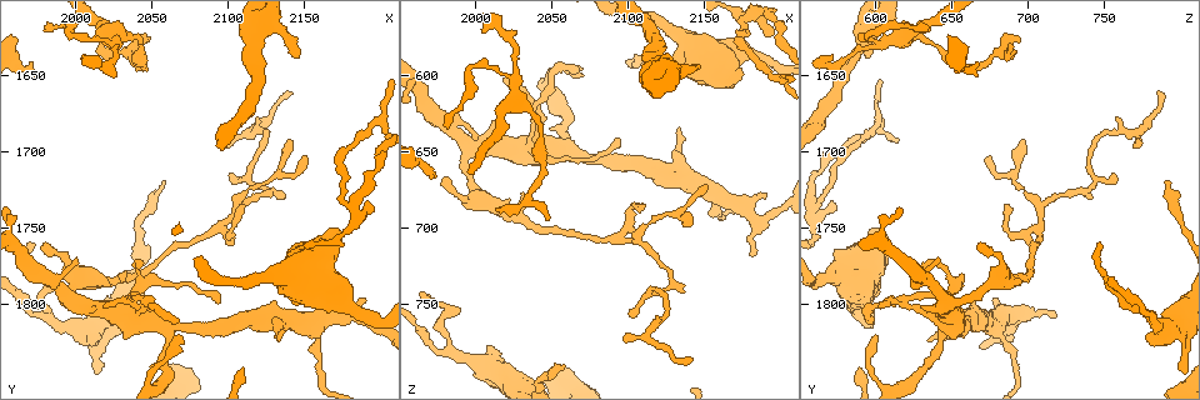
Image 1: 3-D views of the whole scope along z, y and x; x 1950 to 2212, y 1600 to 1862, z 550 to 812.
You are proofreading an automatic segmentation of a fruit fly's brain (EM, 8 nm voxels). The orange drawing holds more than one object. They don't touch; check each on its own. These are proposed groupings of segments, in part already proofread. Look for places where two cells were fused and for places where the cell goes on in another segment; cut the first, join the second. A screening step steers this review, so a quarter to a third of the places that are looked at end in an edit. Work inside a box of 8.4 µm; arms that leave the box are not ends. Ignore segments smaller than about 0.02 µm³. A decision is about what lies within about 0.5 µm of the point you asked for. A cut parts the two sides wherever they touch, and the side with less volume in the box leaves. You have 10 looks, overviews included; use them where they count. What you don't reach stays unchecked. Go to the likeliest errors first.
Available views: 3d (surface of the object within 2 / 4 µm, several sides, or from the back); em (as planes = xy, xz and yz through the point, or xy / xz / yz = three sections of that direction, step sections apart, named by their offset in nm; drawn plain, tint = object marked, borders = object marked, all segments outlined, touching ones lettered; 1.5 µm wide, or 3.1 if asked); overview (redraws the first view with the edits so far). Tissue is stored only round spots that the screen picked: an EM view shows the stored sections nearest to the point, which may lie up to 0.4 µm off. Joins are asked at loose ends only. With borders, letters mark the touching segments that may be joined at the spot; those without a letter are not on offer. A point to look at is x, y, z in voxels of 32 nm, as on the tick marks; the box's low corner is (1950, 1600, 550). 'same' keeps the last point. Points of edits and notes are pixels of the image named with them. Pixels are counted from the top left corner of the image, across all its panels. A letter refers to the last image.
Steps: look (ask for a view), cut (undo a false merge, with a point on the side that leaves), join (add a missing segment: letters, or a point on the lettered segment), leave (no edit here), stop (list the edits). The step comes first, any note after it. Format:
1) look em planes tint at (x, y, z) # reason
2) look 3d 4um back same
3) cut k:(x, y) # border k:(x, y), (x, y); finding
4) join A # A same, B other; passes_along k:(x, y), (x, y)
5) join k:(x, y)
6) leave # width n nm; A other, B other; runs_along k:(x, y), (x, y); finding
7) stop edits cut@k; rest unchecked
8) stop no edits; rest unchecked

look em planes borders at (2144, 1638, 594)

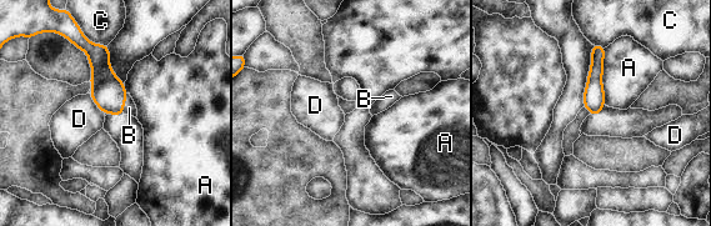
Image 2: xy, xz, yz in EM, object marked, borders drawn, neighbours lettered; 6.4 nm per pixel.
join B # width 140 nm; longest_contact A 360 nm; A other, B same, C other, D other; it goes on there

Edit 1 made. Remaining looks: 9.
look 3d 2um at (2178, 1808, 716) # an open end

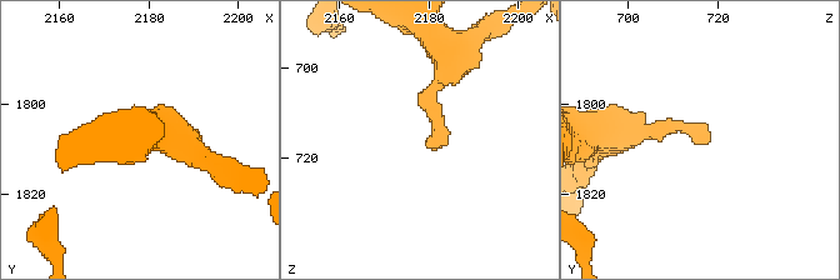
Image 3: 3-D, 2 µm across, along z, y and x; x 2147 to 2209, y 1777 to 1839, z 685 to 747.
look em 3.1um xy step 8 tint at (2179, 1807, 717)

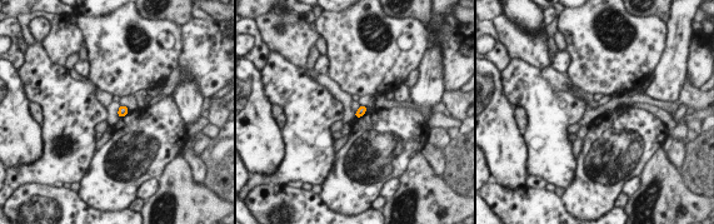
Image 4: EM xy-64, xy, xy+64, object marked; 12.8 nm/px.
look em 3.1um planes borders same

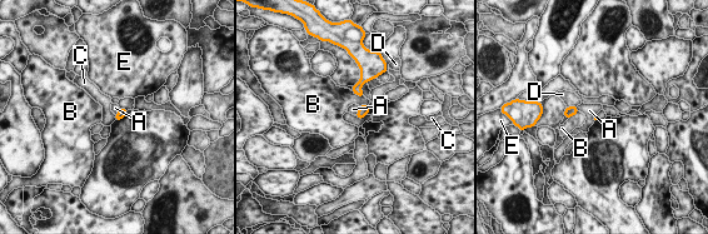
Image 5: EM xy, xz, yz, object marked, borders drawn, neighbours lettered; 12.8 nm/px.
leave # A other, B other, C other, D other, E other; border 5:(359, 106), (355, 115); none of them fits

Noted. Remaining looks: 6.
look 3d 2um at (1974, 1762, 746) # thin end

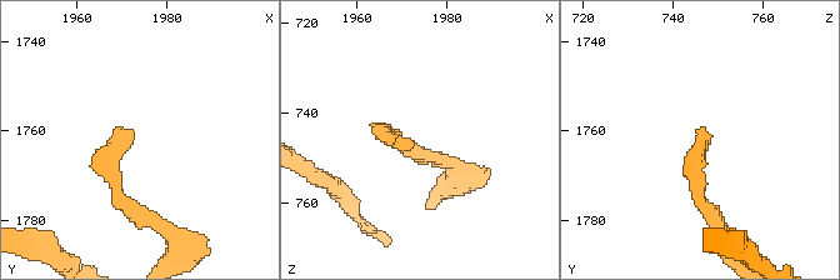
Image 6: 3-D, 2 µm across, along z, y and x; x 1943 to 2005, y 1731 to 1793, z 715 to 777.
look em planes borders at (1973, 1761, 747) # now the EM

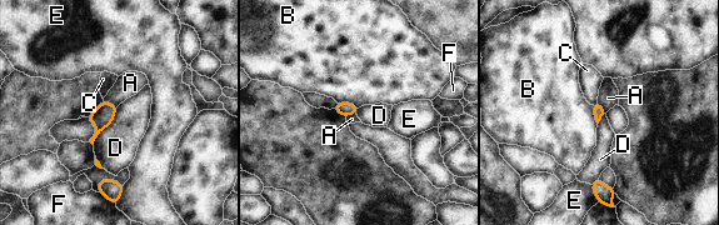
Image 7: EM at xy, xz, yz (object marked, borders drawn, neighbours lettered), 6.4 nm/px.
leave # width 70 nm; A other, B other, C other, D other, E other, F other; border 7:(118, 106), (114, 119), (93, 144); none of them fits

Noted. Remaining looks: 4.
look 3d 2um at (2100, 1716, 756) # an open end

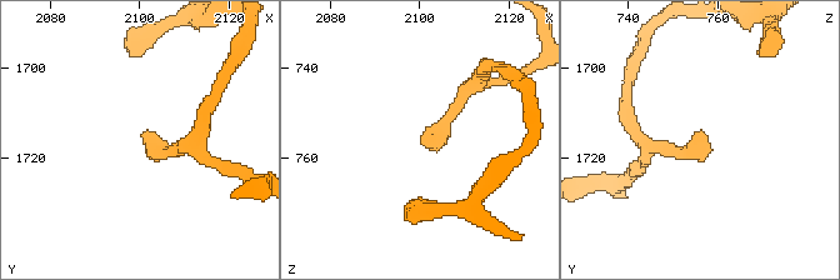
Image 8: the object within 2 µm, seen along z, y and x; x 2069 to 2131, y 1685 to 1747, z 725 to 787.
look em planes plain at (2102, 1715, 757)

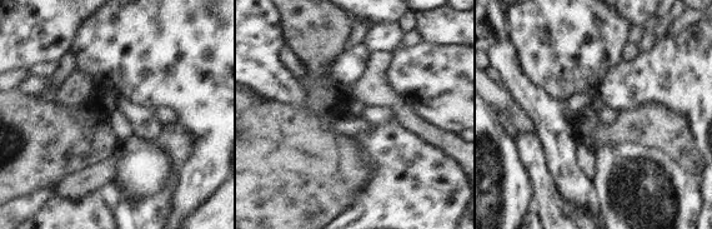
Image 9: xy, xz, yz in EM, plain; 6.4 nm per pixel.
look em planes borders same # what lies round it

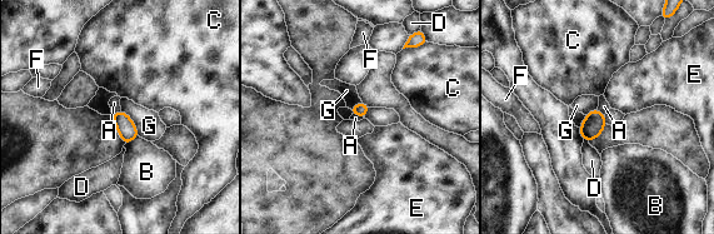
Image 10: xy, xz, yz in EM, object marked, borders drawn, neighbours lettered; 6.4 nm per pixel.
leave # A other, B other, C other, D other, E other, F other, G other; border 10:(120, 109), (113, 114); no lettered segment goes on from it

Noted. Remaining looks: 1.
stop edits join@2; rest unchecked

